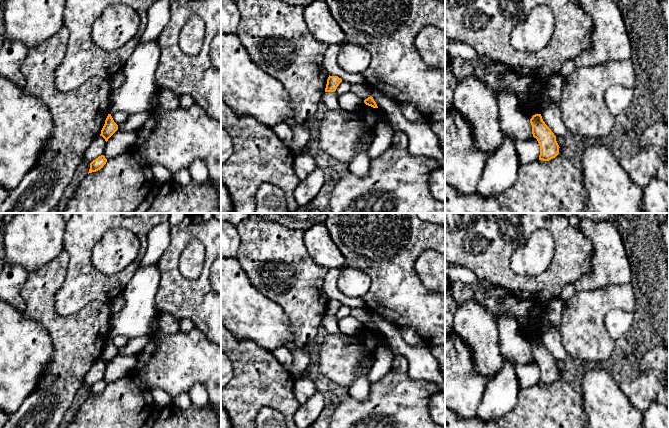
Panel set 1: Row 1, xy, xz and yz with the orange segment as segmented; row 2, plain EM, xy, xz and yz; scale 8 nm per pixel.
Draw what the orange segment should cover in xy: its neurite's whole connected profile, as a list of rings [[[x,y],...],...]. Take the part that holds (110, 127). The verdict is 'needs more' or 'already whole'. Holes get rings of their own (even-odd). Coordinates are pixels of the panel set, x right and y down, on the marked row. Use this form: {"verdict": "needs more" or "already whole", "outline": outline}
{"verdict": "already whole", "outline": [[[108,114],[105,124],[101,130],[100,136],[102,136],[107,142],[108,139],[118,130],[118,125],[114,122],[111,114]]]}

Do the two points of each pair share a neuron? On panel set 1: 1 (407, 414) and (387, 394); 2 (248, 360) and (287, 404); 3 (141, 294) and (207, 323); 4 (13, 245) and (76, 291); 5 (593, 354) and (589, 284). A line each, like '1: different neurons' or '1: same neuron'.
1: same neuron
2: same neuron
3: different neurons
4: different neurons
5: different neurons

